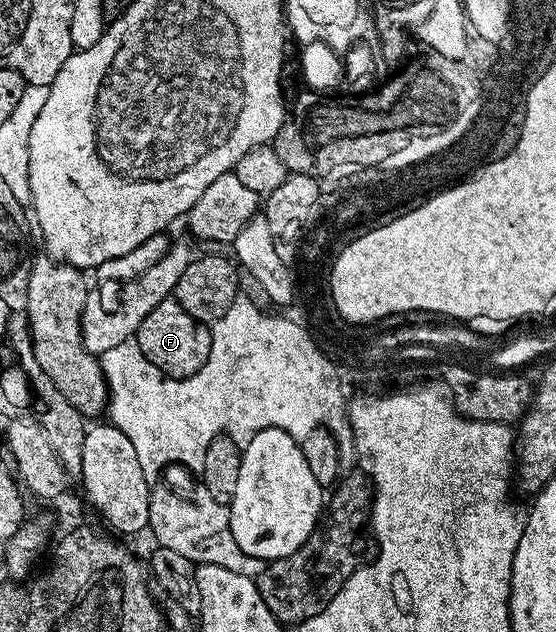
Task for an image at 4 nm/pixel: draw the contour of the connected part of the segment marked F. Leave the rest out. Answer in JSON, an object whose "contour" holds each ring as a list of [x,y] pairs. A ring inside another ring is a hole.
{"contour":[[[173,299],[160,301],[144,321],[140,321],[136,336],[140,349],[156,369],[169,375],[171,379],[190,380],[208,361],[208,353],[214,347],[211,328],[205,323],[198,323]]]}

